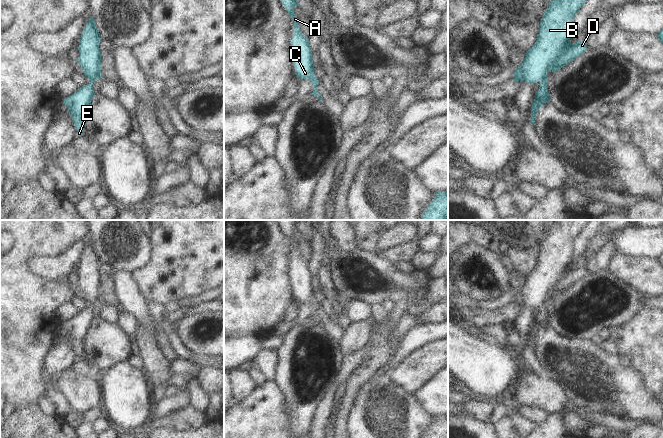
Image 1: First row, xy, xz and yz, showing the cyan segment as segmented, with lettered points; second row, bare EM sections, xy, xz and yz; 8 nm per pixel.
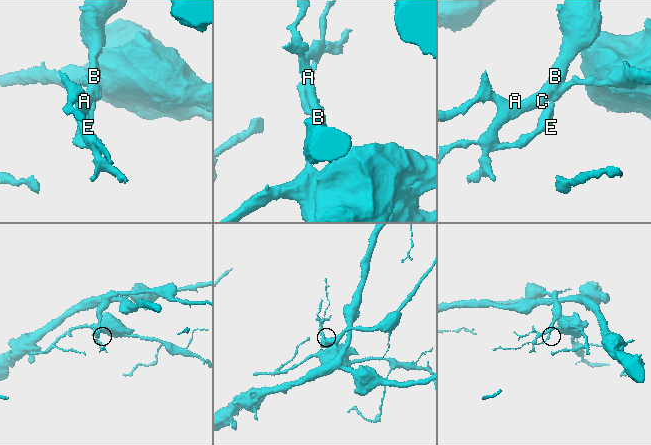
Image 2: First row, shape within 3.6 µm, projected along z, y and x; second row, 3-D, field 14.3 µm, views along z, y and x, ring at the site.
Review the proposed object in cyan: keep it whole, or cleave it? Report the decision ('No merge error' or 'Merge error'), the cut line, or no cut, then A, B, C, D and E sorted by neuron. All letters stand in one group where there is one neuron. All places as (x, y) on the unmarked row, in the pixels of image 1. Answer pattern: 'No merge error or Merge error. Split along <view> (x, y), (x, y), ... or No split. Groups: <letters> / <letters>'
Merge error. Split along yz (568, 268), (558, 285), (547, 293). Groups: A B C / D E

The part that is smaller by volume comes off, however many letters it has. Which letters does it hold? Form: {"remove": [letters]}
{"remove": ["A", "B", "C"]}

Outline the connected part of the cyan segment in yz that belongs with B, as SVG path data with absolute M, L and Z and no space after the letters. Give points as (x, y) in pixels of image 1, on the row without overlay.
M553 220L539 248L536 266L525 276L525 282L521 290L515 292L513 298L514 305L537 307L547 303L548 293L557 288L561 277L570 268L574 254L573 243L588 221L589 220Z

